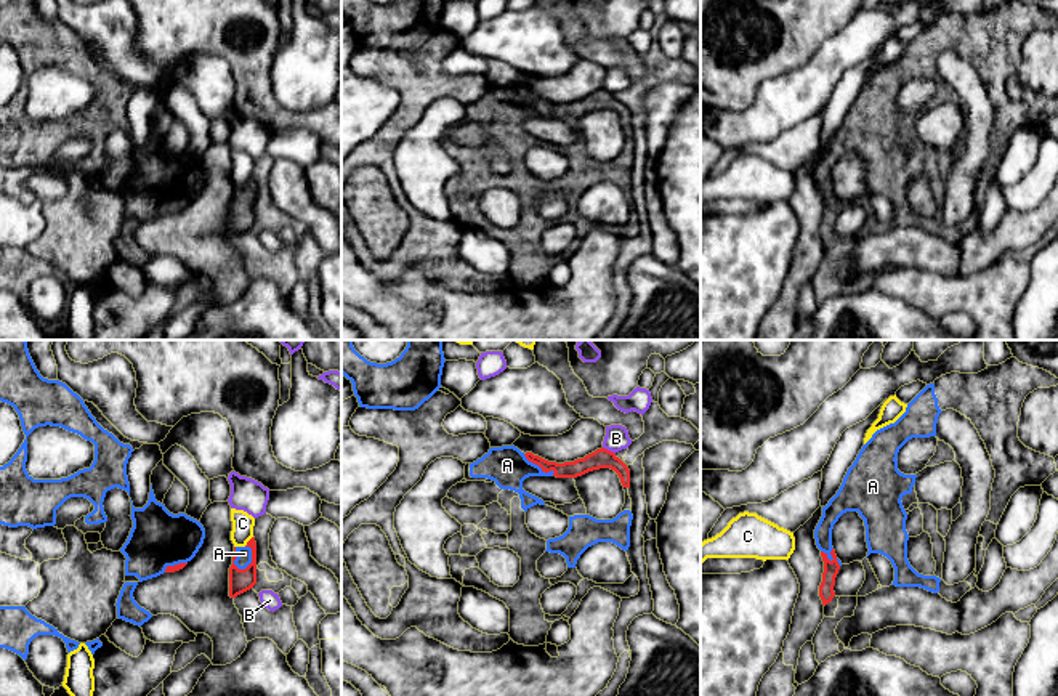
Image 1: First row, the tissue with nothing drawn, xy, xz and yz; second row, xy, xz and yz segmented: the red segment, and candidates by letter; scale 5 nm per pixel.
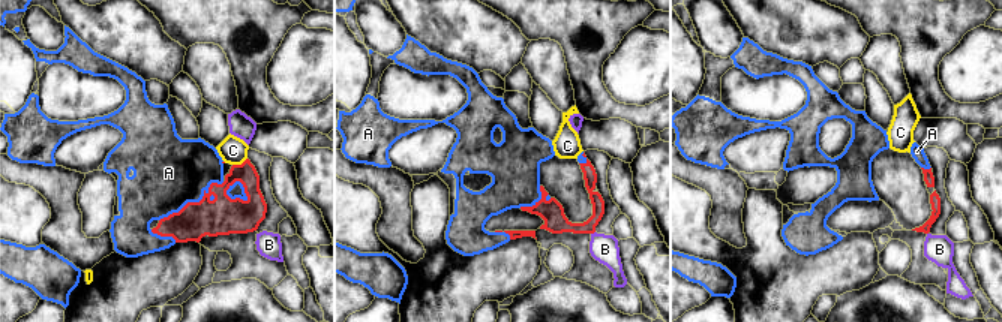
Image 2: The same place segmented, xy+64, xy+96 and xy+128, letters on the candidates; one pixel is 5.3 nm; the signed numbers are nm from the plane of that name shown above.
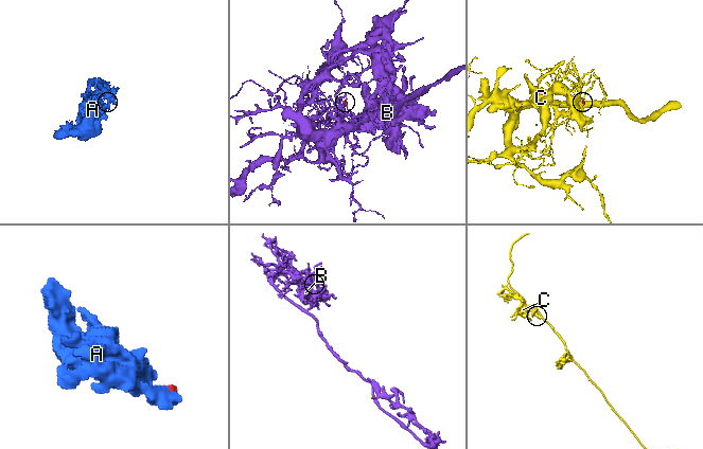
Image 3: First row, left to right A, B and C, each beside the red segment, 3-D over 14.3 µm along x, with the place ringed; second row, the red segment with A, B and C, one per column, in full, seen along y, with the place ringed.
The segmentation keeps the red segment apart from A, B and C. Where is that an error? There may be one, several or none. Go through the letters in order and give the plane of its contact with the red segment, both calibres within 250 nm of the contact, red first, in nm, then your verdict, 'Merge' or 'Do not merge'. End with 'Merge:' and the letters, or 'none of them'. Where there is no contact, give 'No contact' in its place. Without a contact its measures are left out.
A: Touches red in xy. Thickness 120 nm (red) against 80 nm. Merge
B: Touches red in xz. Thickness 100 nm (red) against 120 nm. Do not merge
C: Touches red in xy. Thickness 120 nm (red) against 110 nm. Do not merge
Merge: A

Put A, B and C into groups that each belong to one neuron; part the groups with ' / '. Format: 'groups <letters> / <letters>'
groups A / B / C

